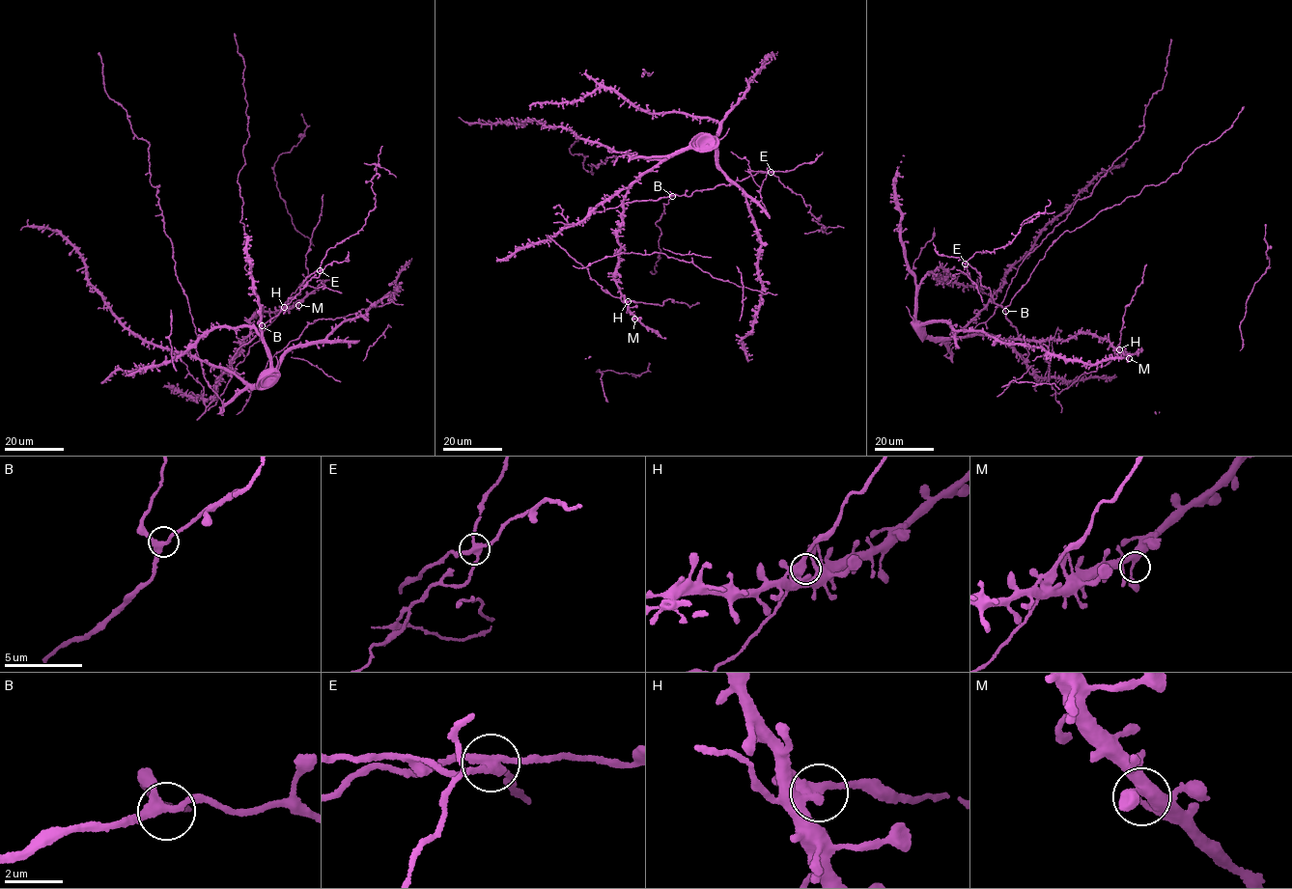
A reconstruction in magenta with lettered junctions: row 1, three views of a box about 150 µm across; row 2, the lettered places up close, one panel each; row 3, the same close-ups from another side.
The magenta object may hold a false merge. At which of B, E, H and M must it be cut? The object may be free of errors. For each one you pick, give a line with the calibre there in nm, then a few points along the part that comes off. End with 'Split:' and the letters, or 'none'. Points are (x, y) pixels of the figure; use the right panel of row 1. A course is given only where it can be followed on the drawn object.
E: 280 nm | (965, 263), (976, 252), (993, 252), (1003, 247), (1021, 227), (1039, 213), (1020, 225)
Split: E

